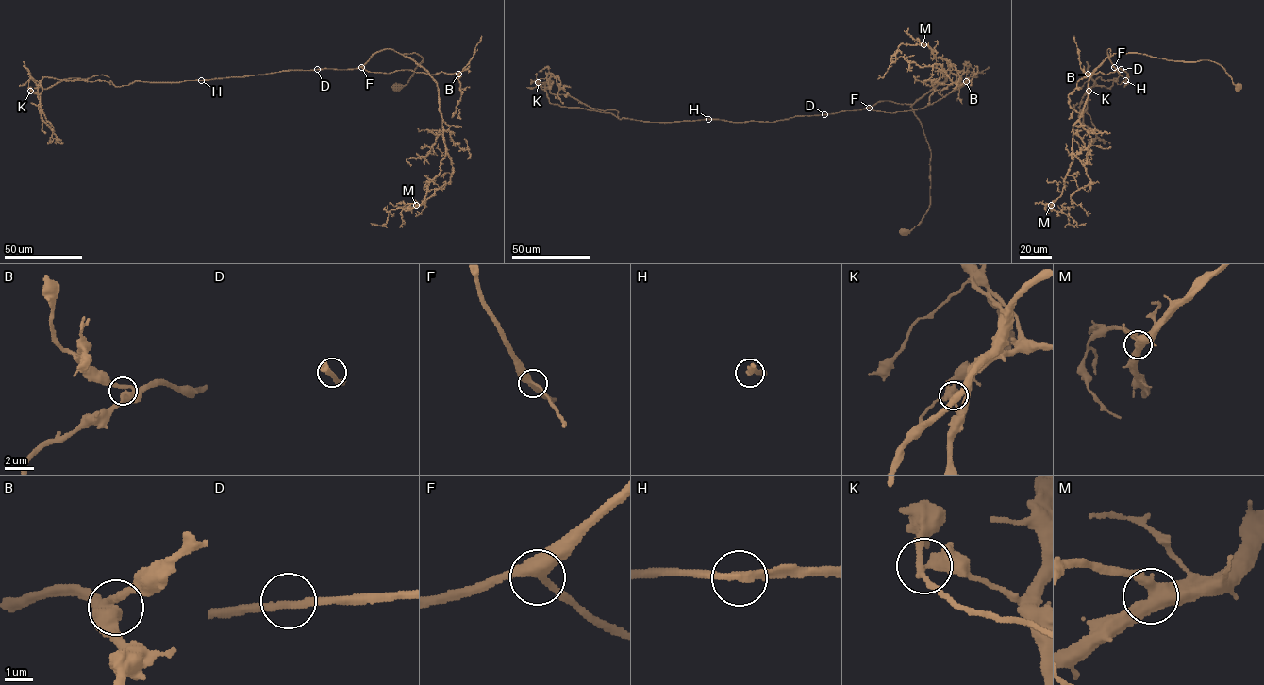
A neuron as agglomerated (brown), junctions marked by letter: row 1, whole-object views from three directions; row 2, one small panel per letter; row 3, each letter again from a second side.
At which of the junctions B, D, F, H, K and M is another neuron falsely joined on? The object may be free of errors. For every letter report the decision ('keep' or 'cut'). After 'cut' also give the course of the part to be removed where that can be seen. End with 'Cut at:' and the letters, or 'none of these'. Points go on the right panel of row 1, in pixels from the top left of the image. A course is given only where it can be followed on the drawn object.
B: keep
D: keep
F: keep
H: keep
K: cut | (1089, 91), (1103, 85), (1110, 89), (1114, 78), (1119, 75), (1123, 77)
M: keep
Cut at: K

